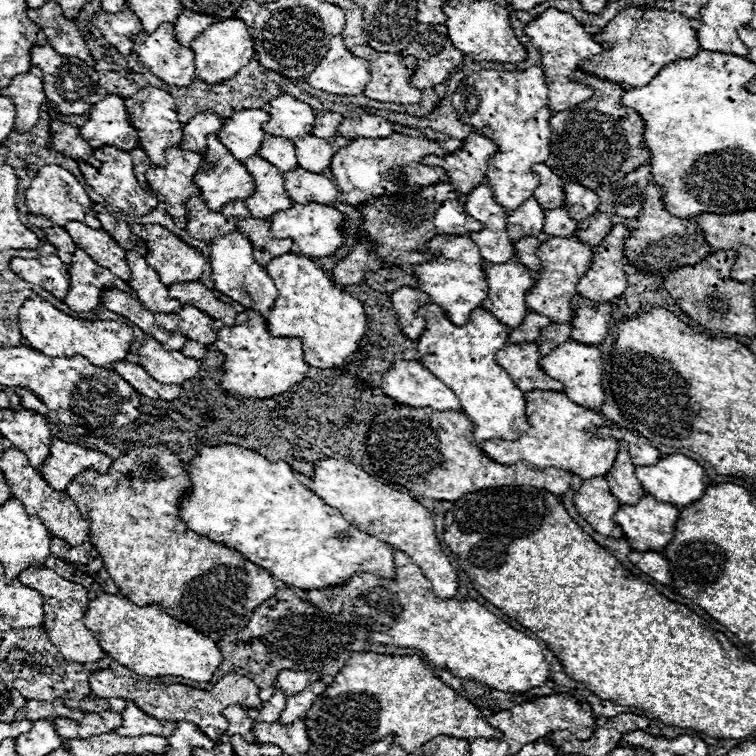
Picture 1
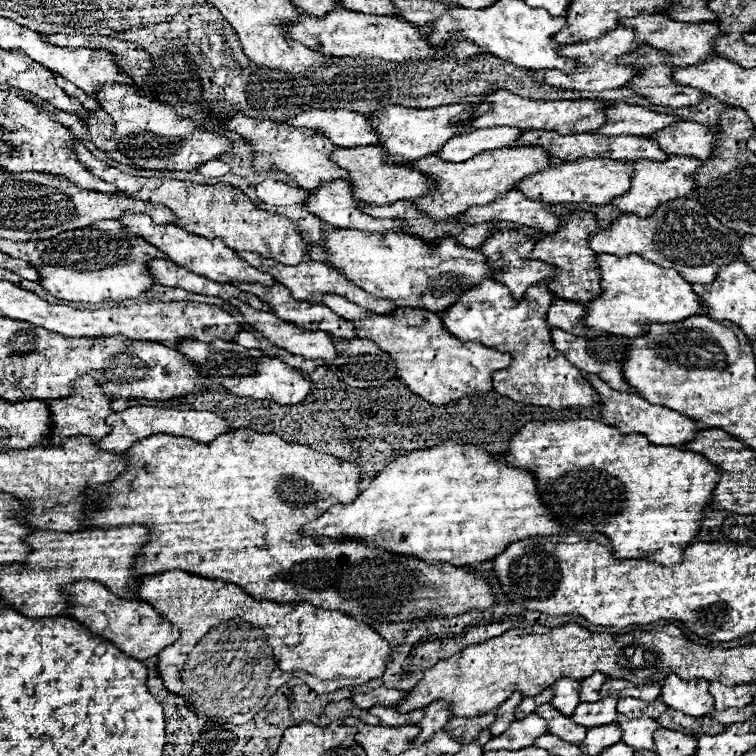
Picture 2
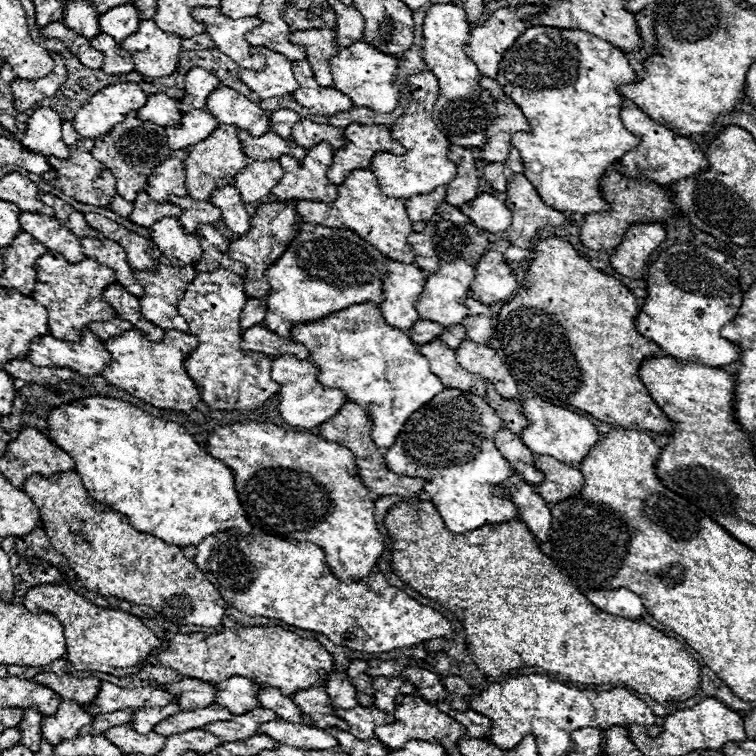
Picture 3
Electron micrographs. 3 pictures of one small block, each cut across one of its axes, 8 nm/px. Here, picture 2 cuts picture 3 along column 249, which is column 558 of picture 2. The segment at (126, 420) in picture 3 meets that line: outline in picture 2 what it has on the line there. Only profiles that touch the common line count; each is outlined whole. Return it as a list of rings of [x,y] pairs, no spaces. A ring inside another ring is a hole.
[[[448,440],[444,444],[396,458],[376,474],[370,486],[354,502],[328,508],[318,520],[306,524],[302,530],[318,536],[374,542],[388,552],[410,554],[424,562],[450,562],[454,566],[468,566],[496,558],[508,548],[508,544],[518,540],[560,534],[564,526],[552,520],[552,512],[546,508],[546,504],[542,504],[536,476],[532,472],[498,462],[494,454],[484,452],[476,444],[458,444]]]

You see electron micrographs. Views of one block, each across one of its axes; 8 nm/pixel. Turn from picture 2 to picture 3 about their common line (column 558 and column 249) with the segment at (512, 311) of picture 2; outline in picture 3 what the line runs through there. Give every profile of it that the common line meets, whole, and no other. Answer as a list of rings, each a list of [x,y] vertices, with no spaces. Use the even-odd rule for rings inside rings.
[[[220,268],[214,272],[198,272],[176,306],[180,316],[188,322],[188,332],[198,338],[198,346],[186,356],[184,368],[196,382],[202,402],[212,410],[252,410],[280,390],[280,384],[270,378],[272,360],[264,354],[240,350],[240,312],[246,300],[242,278]]]

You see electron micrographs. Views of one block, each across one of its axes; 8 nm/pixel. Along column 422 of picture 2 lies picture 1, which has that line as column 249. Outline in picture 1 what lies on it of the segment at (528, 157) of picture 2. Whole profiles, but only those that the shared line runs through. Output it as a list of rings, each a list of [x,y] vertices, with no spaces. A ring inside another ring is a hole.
[[[252,156],[252,160],[246,160],[244,166],[248,168],[256,184],[256,192],[252,192],[248,200],[244,200],[244,206],[252,216],[268,218],[292,206],[292,200],[286,196],[286,190],[284,190],[282,172],[278,168],[274,168],[260,156]]]

